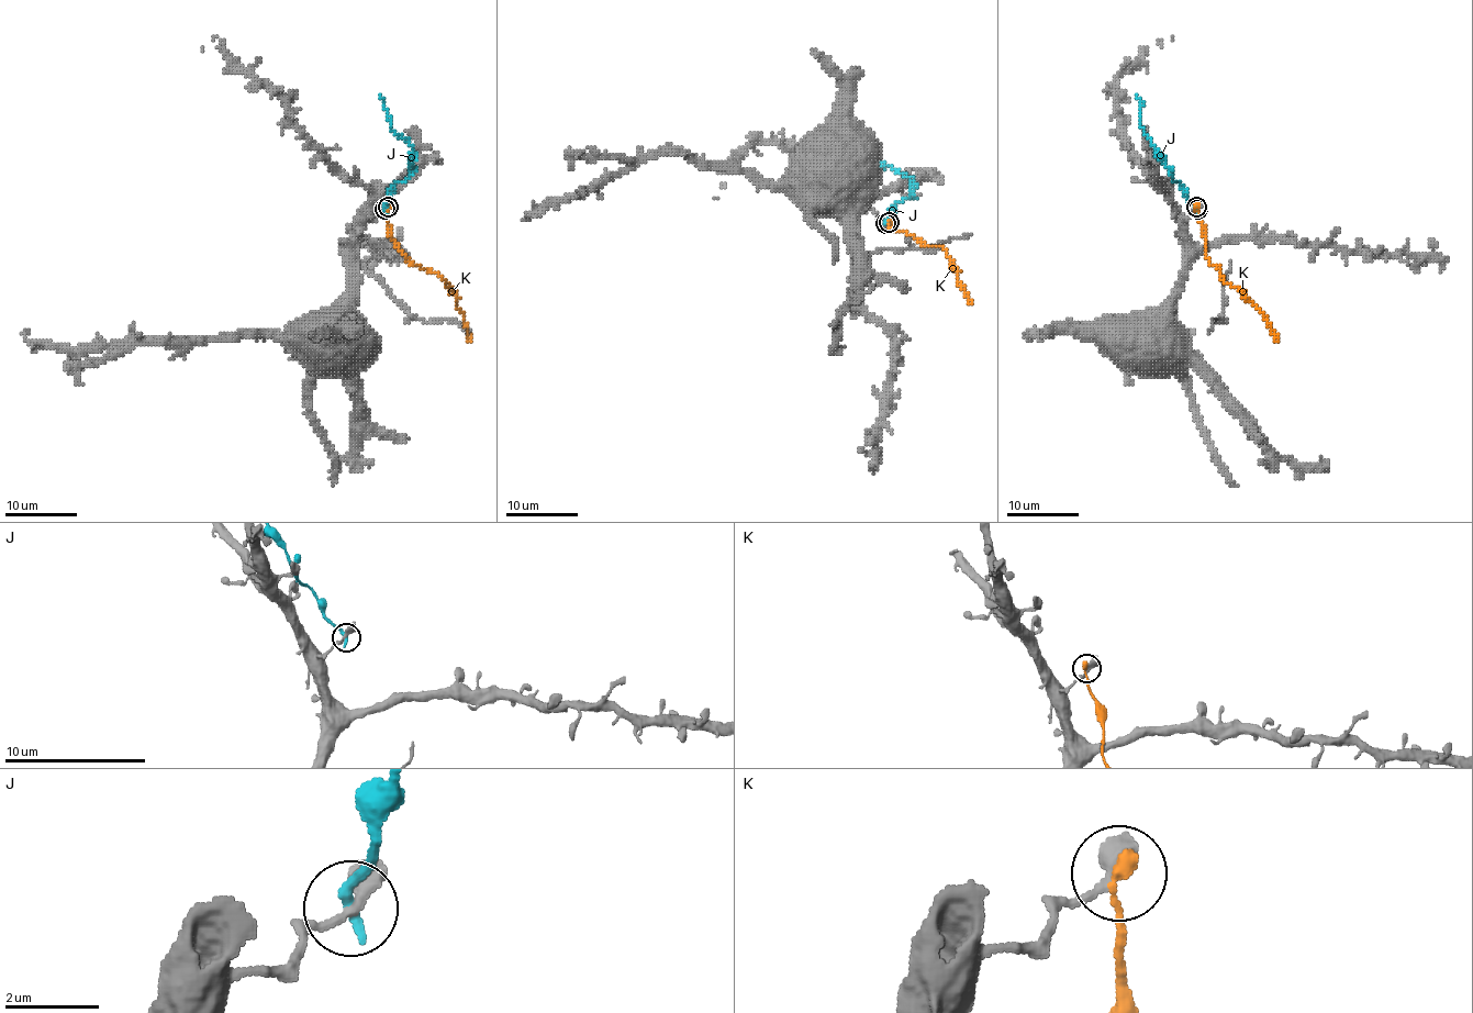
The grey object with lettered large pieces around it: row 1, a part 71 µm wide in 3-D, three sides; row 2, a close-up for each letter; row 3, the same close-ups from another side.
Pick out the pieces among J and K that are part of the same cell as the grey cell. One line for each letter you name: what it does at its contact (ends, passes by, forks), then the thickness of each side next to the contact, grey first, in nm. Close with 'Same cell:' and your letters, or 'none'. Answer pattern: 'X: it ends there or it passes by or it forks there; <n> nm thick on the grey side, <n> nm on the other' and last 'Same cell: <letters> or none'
K: it ends there; 500 nm thick on the grey side, 280 nm on the other
Same cell: K

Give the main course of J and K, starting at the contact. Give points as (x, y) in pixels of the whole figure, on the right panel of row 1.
J: (1196, 210), (1170, 175), (1164, 157), (1140, 127), (1140, 101), (1137, 96)
K: (1196, 208), (1204, 236), (1204, 255), (1218, 269), (1218, 275), (1237, 287), (1262, 314), (1276, 342)

